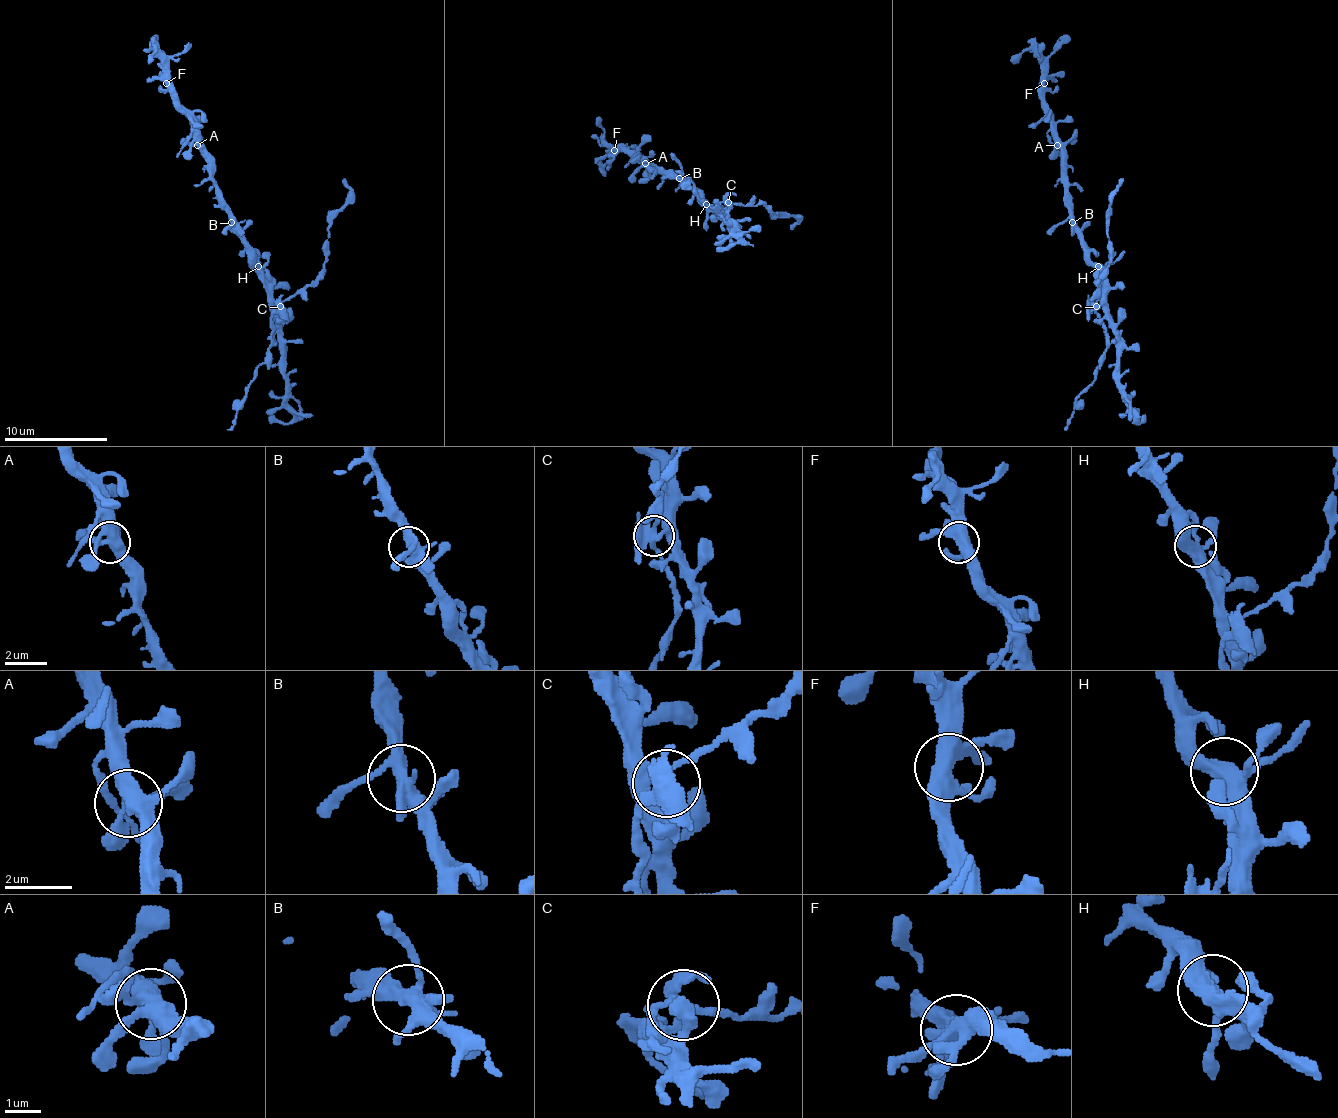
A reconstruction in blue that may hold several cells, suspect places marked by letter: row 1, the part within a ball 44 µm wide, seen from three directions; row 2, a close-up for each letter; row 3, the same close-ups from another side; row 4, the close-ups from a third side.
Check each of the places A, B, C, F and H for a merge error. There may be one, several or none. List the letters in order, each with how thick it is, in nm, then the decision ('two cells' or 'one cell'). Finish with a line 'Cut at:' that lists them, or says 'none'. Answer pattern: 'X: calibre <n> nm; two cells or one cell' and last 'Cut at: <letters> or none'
A: calibre 440 nm; one cell
B: calibre 360 nm; one cell
C: calibre 320 nm; two cells
F: calibre 440 nm; one cell
H: calibre 440 nm; one cell
Cut at: C

